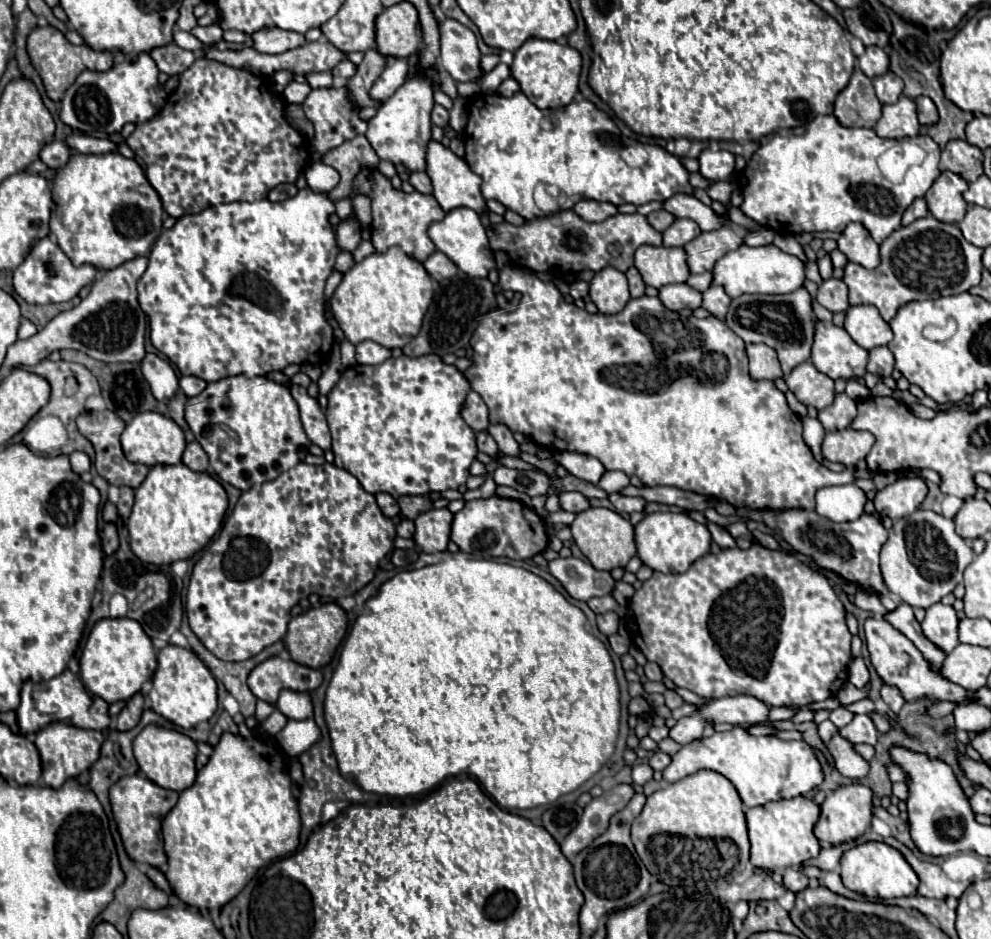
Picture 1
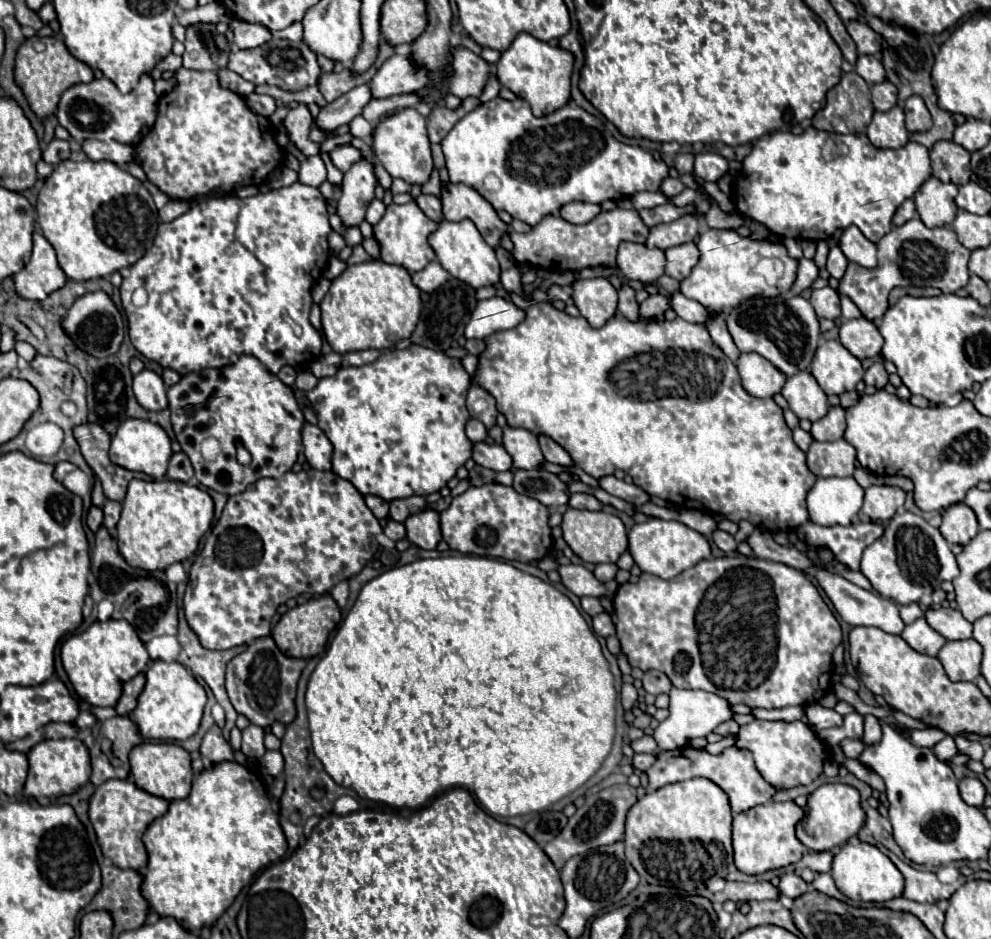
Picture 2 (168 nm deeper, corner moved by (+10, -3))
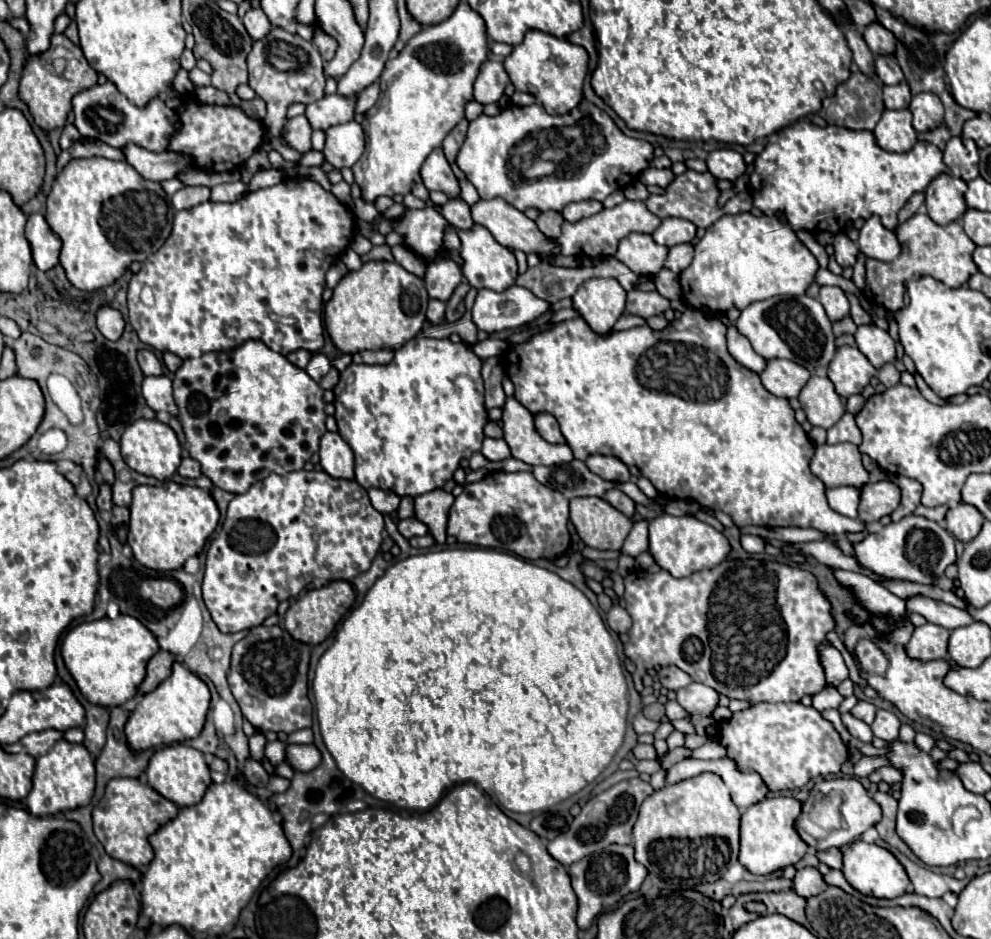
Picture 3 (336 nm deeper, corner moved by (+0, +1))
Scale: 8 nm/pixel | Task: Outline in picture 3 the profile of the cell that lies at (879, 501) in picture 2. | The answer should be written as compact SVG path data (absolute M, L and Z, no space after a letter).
M870 482L862 486L862 500L858 506L858 518L866 524L876 524L882 516L892 514L900 504L900 488L890 482Z

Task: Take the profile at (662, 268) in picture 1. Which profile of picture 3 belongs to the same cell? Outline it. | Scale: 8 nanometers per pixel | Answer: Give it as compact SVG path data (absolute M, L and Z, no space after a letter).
M632 232L618 244L616 258L636 274L658 274L664 268L668 248L652 240L650 234Z

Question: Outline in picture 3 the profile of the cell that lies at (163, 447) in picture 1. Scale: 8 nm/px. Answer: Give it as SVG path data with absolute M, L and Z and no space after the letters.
M146 418L136 420L124 430L120 438L120 448L122 448L122 458L132 470L146 474L146 476L154 476L156 480L164 480L178 470L180 452L182 452L178 436L168 424L160 420L146 420Z

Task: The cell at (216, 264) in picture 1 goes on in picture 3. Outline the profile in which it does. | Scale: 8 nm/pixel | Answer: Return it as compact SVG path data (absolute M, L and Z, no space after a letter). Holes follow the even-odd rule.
M294 176L294 178L284 178L280 184L272 186L272 188L262 188L256 192L248 192L244 198L236 200L236 202L202 202L194 208L188 208L186 212L178 212L174 216L174 224L172 224L172 232L166 238L166 242L162 244L162 248L158 252L154 252L152 256L148 256L142 262L142 268L138 274L132 276L130 280L130 288L128 288L128 310L130 310L130 324L134 326L138 338L160 352L172 352L176 356L180 356L182 360L188 358L198 358L206 352L230 352L234 348L238 348L240 344L244 344L246 340L262 340L270 350L288 356L290 352L296 350L308 350L308 352L320 352L324 346L324 326L322 326L322 292L324 292L324 276L326 270L336 262L336 258L342 254L342 250L346 250L346 246L352 242L356 234L356 220L352 216L352 212L342 206L338 202L338 198L324 190L318 182L304 178L304 176ZM142 286L150 286L154 290L156 296L156 304L154 306L144 306L140 302L140 290ZM270 316L292 316L296 318L296 326L286 326L280 322L274 322Z

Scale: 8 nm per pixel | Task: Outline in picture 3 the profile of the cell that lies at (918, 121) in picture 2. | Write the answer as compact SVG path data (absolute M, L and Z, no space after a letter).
M930 92L916 94L910 102L910 112L914 116L912 126L914 126L916 132L932 130L932 128L940 126L942 118L944 118L942 102L938 100L936 94L930 94Z

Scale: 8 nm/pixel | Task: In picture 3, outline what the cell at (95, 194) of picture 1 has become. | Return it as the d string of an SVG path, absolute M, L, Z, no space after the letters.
M82 158L70 160L56 176L52 190L46 198L46 222L62 240L60 264L66 270L68 280L80 290L98 290L118 280L132 262L144 262L150 252L156 252L172 228L174 208L170 198L162 190L160 182L142 178L124 160L106 158Z

